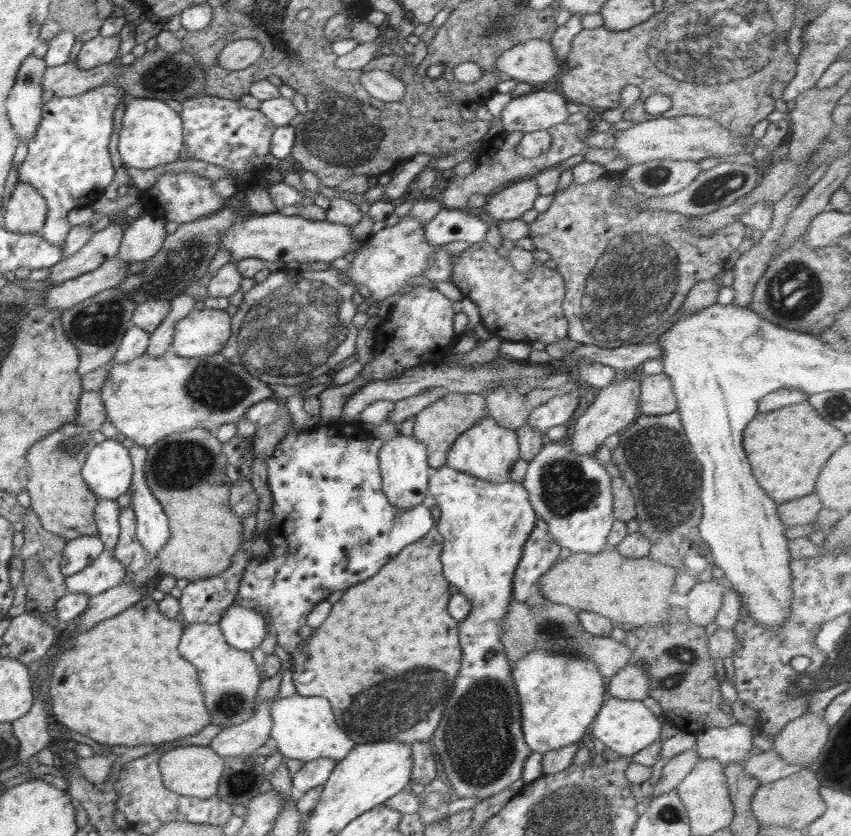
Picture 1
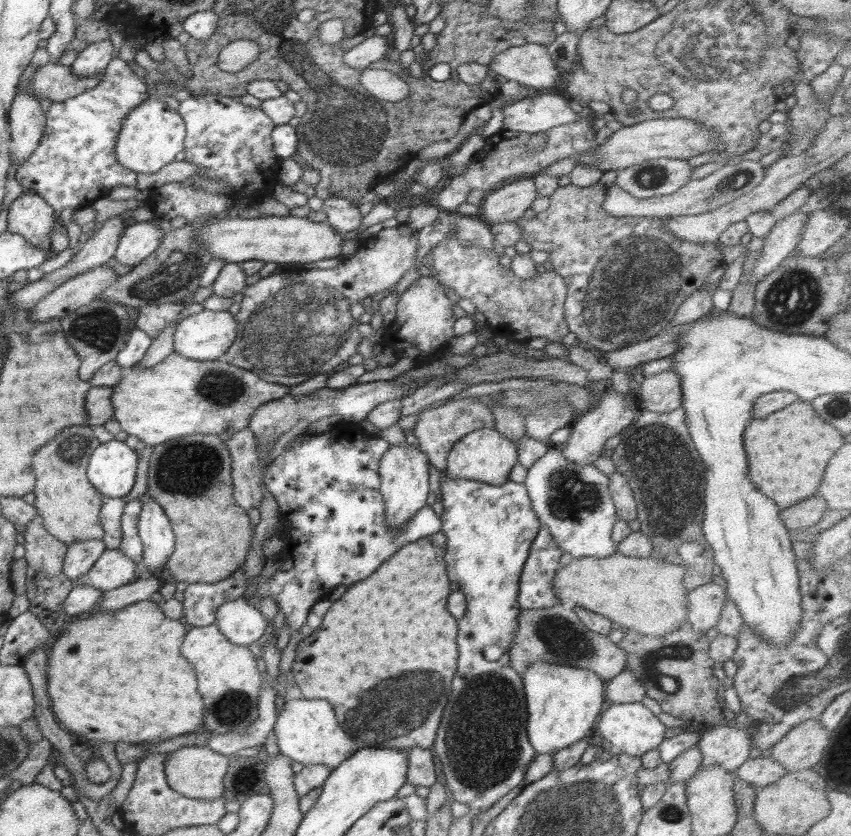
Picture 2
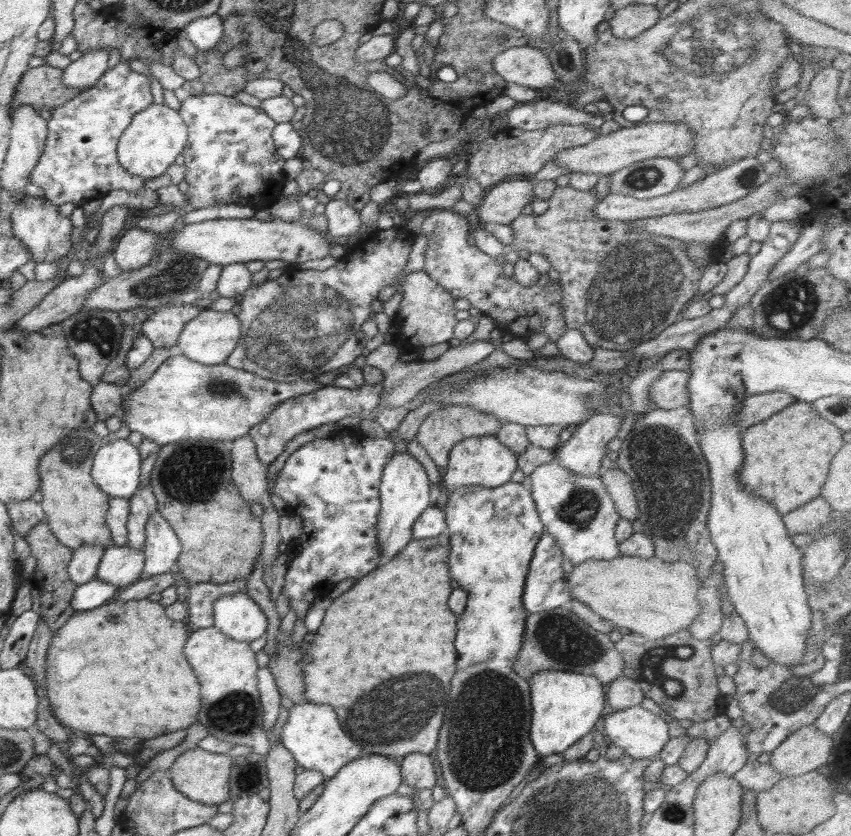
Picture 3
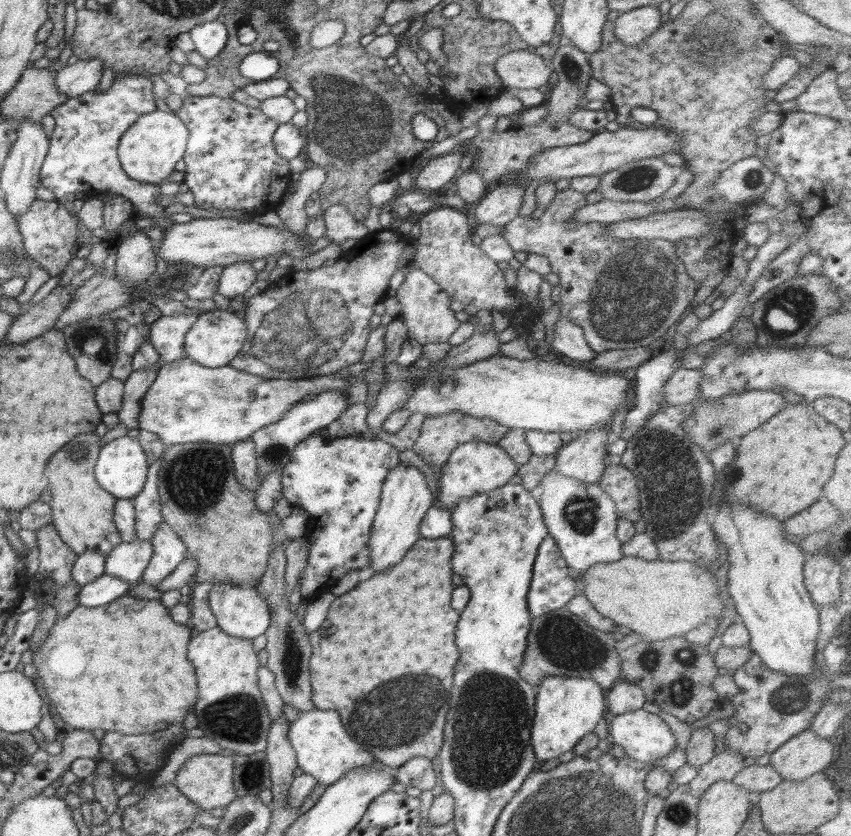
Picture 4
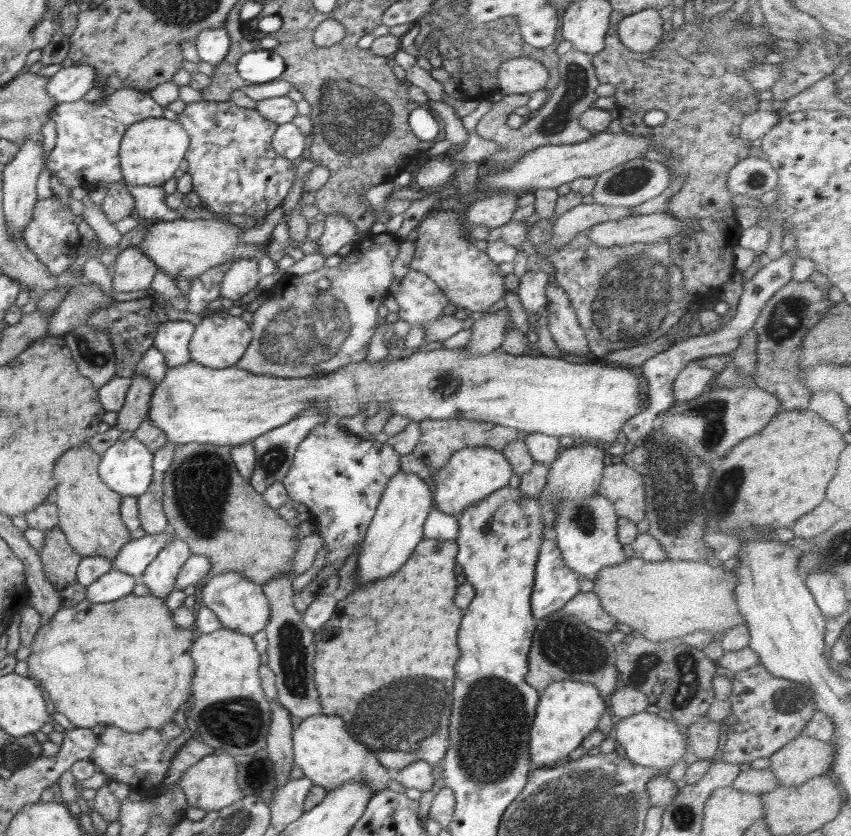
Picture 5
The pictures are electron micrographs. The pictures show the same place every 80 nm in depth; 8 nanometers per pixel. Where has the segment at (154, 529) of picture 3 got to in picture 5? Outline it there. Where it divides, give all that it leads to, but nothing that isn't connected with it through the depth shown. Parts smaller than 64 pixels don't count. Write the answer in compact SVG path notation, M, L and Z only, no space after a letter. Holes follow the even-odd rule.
M176 537L172 542L168 542L168 544L158 552L158 556L155 557L155 560L150 563L143 572L143 583L149 588L150 594L162 600L166 600L168 594L174 592L178 573L183 563L186 562L190 556L192 556L192 554L190 553L189 547L182 540Z

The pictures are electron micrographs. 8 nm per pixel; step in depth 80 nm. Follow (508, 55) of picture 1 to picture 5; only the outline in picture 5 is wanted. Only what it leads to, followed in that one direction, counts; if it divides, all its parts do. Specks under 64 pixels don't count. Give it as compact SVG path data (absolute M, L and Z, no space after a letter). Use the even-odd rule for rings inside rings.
M509 58L498 70L499 92L504 95L536 92L546 88L549 80L548 70L532 58Z

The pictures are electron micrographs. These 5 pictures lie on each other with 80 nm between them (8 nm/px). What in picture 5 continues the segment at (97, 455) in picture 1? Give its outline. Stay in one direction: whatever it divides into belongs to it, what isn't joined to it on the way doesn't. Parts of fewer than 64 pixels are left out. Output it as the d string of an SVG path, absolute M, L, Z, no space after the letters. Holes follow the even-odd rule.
M134 437L118 439L101 456L98 475L118 495L140 497L152 484L153 454Z

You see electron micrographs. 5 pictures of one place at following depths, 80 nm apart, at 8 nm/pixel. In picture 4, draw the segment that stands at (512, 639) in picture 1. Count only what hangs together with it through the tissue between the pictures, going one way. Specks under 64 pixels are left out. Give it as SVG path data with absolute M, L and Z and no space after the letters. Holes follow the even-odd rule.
M563 607L532 619L519 675L534 688L548 675L589 678L610 688L621 679L620 657L611 633L587 626Z

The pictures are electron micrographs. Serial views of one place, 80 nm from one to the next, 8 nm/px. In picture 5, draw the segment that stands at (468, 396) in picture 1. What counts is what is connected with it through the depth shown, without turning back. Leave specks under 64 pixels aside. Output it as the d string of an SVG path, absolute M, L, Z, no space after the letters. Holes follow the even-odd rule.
M464 417L446 420L426 419L420 421L419 426L421 437L412 453L432 470L442 468L457 450L462 450L466 447L483 446L502 452L509 442L523 441L527 434L525 431L512 427L500 426L493 422L470 420Z

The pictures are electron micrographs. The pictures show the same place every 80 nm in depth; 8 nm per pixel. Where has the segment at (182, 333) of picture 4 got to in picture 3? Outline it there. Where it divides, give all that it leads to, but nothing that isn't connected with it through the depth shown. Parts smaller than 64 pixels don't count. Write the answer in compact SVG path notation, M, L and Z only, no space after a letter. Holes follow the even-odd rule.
M195 304L163 305L142 322L142 332L152 341L154 348L177 345L179 332L190 319L200 314L201 309Z

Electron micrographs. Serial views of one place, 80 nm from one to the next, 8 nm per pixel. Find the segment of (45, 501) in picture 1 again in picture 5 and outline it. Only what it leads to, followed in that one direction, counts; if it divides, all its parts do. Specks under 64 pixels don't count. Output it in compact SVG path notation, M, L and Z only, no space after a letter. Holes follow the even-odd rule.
M88 444L68 450L64 458L58 458L54 466L54 477L58 479L55 504L60 518L57 529L65 534L68 545L77 554L82 557L100 556L112 562L120 554L122 546L132 539L120 517L122 496L110 490L98 475L100 461L101 456Z

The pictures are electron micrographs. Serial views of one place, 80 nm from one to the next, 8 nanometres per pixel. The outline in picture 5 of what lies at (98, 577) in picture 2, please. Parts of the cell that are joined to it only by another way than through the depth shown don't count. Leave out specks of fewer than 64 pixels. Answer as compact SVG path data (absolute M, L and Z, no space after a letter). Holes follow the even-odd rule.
M168 528L158 534L148 534L131 540L122 546L120 554L111 562L112 568L131 574L136 579L136 584L142 584L146 567L155 560L158 552L176 537L175 532Z

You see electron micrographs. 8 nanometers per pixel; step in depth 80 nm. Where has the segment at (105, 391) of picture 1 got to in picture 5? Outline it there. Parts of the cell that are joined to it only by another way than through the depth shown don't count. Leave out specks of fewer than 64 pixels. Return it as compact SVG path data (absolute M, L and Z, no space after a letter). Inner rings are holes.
M445 347L419 350L384 365L362 360L328 374L304 378L252 374L236 366L208 368L190 360L166 369L162 382L152 391L147 420L161 428L167 440L178 445L198 443L235 447L251 443L264 432L289 423L308 407L316 407L328 420L330 417L351 417L365 409L368 402L377 402L379 406L388 407L392 415L402 415L416 422L464 417L512 427L527 434L539 432L558 438L570 436L602 444L614 442L621 426L644 408L644 394L640 388L640 380L628 367L572 363L546 355L513 355L500 347L488 354L472 354L467 350Z

